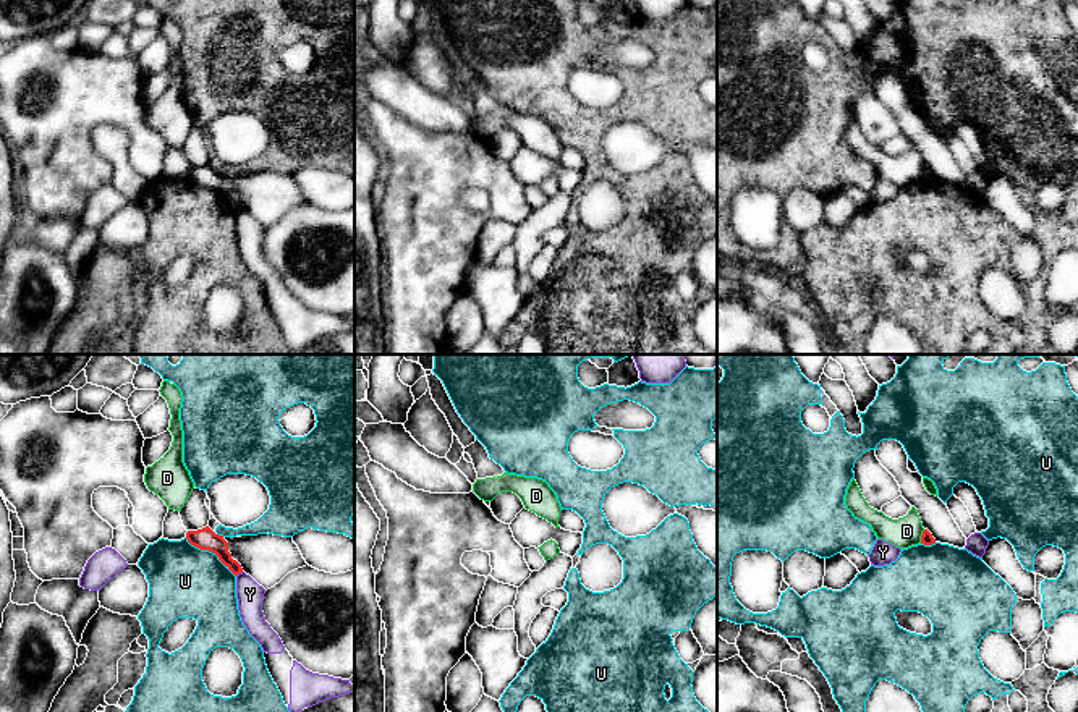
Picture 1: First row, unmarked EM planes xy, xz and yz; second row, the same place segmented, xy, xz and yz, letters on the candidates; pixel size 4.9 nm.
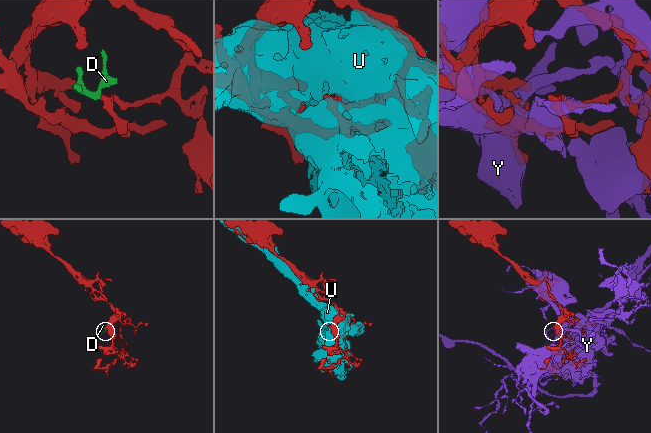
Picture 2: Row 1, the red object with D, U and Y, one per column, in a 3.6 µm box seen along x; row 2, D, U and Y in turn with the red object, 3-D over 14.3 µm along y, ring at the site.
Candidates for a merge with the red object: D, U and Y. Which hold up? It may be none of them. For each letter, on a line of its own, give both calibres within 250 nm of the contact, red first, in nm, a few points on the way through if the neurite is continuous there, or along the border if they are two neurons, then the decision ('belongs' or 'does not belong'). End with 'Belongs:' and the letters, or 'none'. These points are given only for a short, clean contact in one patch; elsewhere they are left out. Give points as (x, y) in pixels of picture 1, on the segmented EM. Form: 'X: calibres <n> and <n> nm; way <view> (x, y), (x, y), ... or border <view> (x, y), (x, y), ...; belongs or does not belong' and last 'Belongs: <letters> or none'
D: calibres 60 and 150 nm; border yz (925, 529), (920, 542); does not belong
U: calibres 110 and 360 nm; does not belong
Y: calibres 110 and 140 nm; does not belong
Belongs: none

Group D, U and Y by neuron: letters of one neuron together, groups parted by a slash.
D / U / Y

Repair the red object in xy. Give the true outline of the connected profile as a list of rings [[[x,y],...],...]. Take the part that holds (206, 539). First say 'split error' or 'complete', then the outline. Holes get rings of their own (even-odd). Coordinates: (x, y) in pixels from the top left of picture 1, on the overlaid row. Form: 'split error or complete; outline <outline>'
complete; outline [[[209,526],[197,531],[188,531],[186,539],[191,545],[215,553],[235,576],[243,573],[241,565],[233,560],[231,553],[228,552],[228,542],[223,539],[223,536],[215,534]]]

